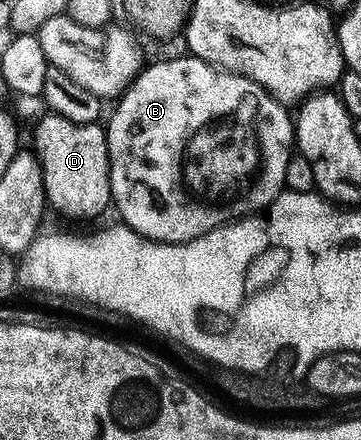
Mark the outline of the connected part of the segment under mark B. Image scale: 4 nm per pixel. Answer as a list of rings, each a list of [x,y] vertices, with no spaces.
[[[185,54],[185,59],[172,59],[169,63],[152,63],[145,71],[141,70],[136,78],[128,85],[127,92],[119,96],[116,112],[112,120],[106,123],[108,136],[108,176],[112,190],[112,203],[114,211],[121,215],[123,226],[132,228],[147,239],[155,239],[157,243],[188,243],[192,239],[210,233],[216,227],[231,223],[249,213],[255,212],[260,202],[265,202],[263,191],[272,187],[272,179],[268,175],[260,175],[256,179],[256,171],[276,171],[282,173],[286,169],[290,155],[288,151],[289,140],[294,135],[294,119],[285,104],[272,98],[263,87],[258,86],[253,79],[244,75],[233,75],[207,63],[205,59],[197,59],[195,55]]]

